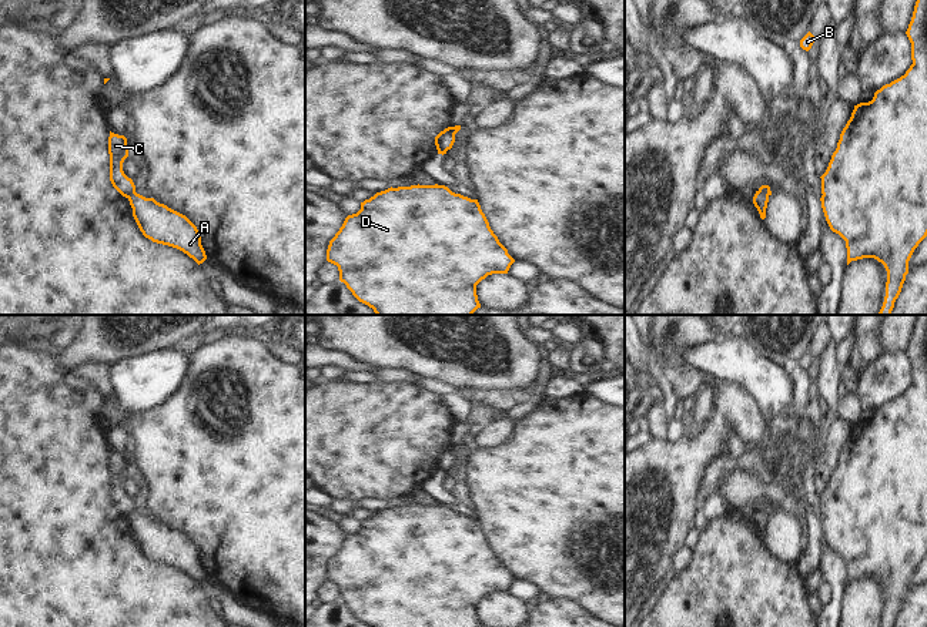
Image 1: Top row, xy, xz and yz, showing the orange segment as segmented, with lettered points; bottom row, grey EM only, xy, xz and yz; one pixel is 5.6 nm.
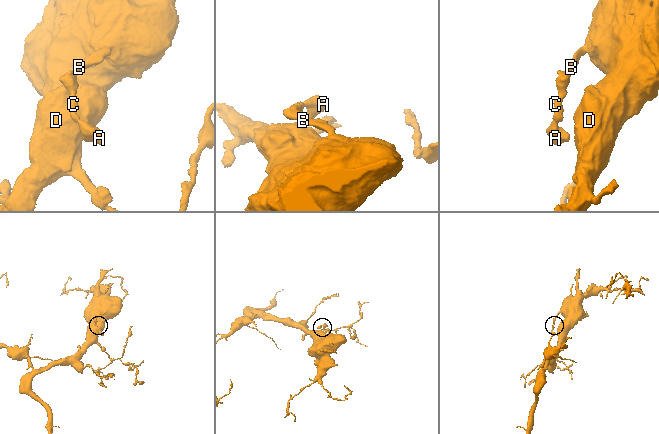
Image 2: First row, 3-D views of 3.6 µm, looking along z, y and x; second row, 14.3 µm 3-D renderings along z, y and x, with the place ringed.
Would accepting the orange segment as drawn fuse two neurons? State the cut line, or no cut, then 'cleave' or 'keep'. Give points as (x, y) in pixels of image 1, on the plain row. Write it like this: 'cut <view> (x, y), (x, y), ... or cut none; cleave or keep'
cut xy (134, 510), (129, 517); cleave

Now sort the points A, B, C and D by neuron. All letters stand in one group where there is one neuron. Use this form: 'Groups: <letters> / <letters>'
Groups: A / B C D

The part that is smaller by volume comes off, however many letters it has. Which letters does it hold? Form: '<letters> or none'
A

